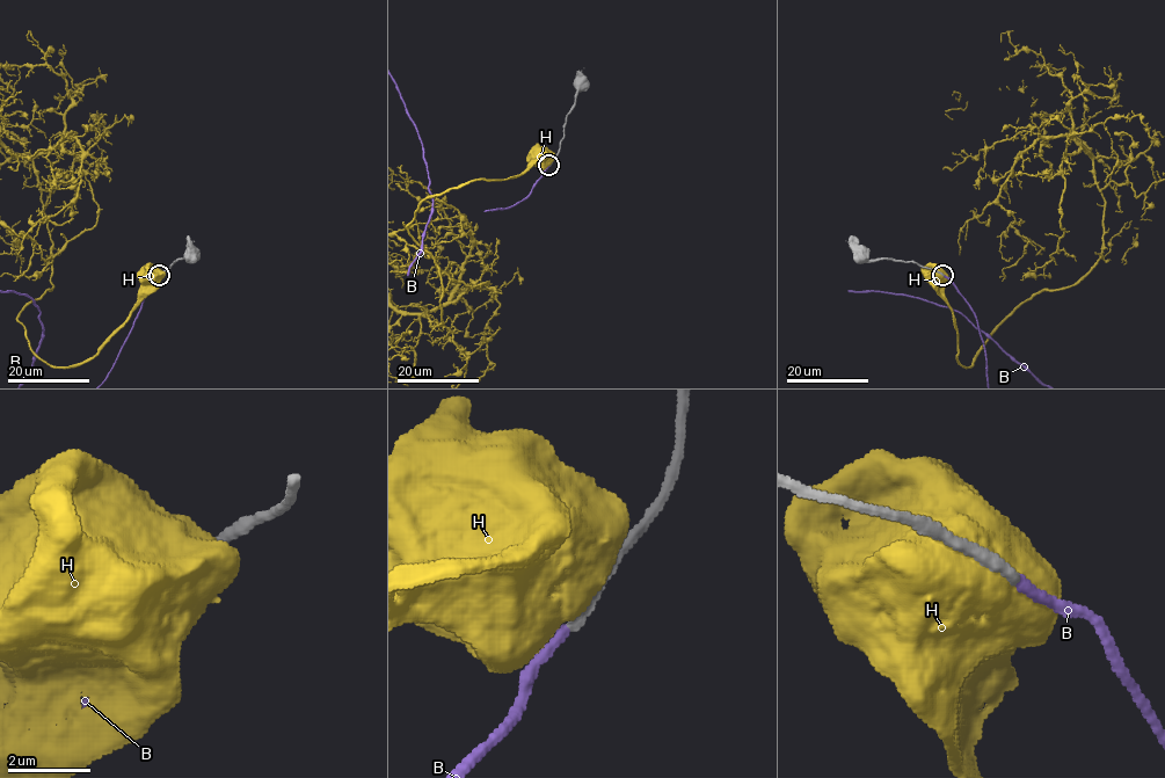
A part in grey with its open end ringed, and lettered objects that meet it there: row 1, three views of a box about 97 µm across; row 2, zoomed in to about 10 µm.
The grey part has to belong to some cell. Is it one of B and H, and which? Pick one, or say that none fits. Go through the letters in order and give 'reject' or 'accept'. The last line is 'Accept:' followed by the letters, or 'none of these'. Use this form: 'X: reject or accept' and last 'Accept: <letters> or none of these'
B: accept
H: reject
Accept: B

